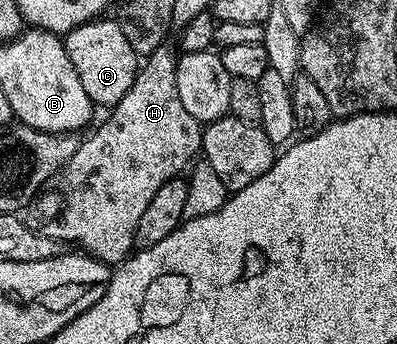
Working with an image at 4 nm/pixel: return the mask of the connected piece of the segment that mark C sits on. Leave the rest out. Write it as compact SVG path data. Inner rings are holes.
M106 19L89 20L87 24L76 26L64 36L68 58L72 58L72 66L76 66L76 75L95 106L118 104L120 98L124 98L124 94L132 90L132 82L140 67L139 54L132 50L132 42L124 38L124 30L120 30L117 19Z

